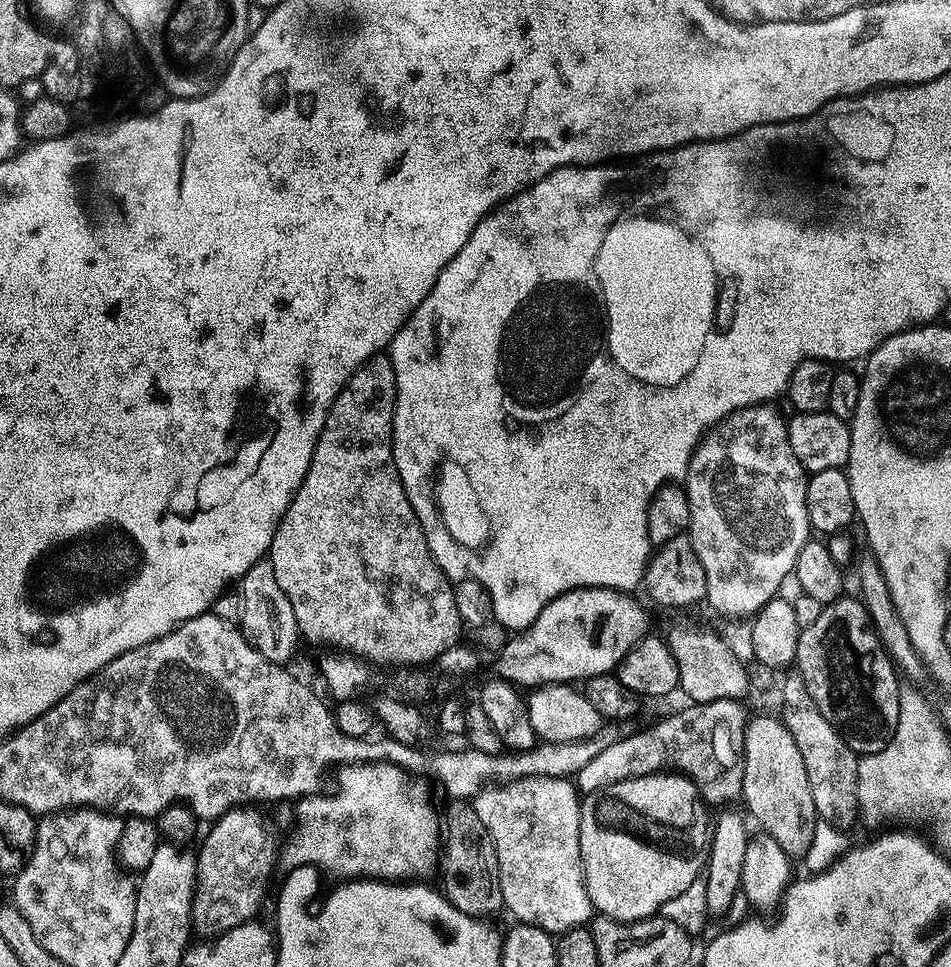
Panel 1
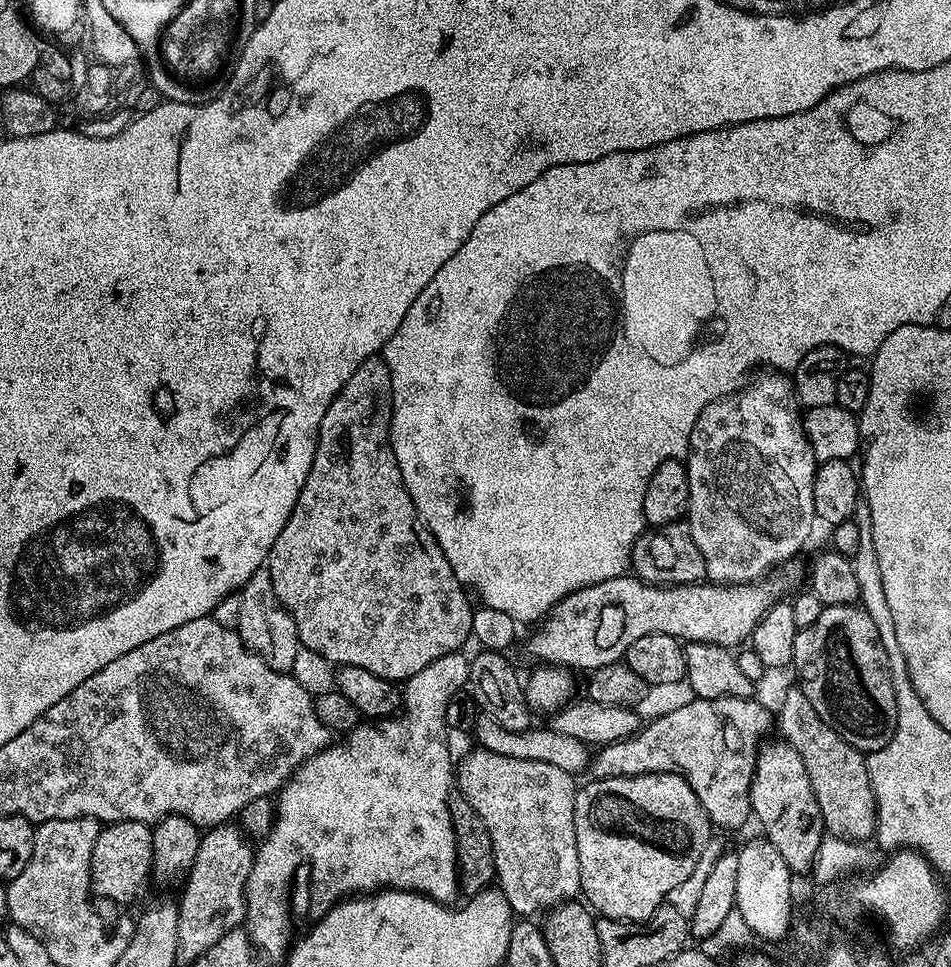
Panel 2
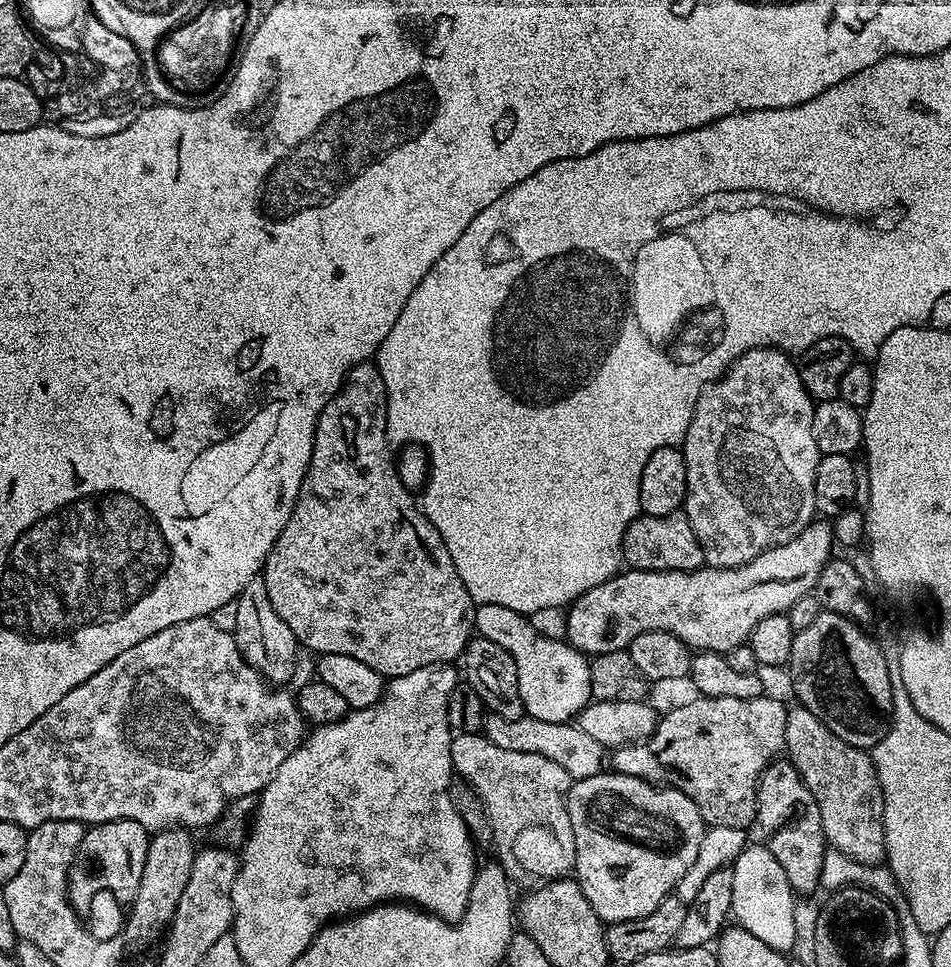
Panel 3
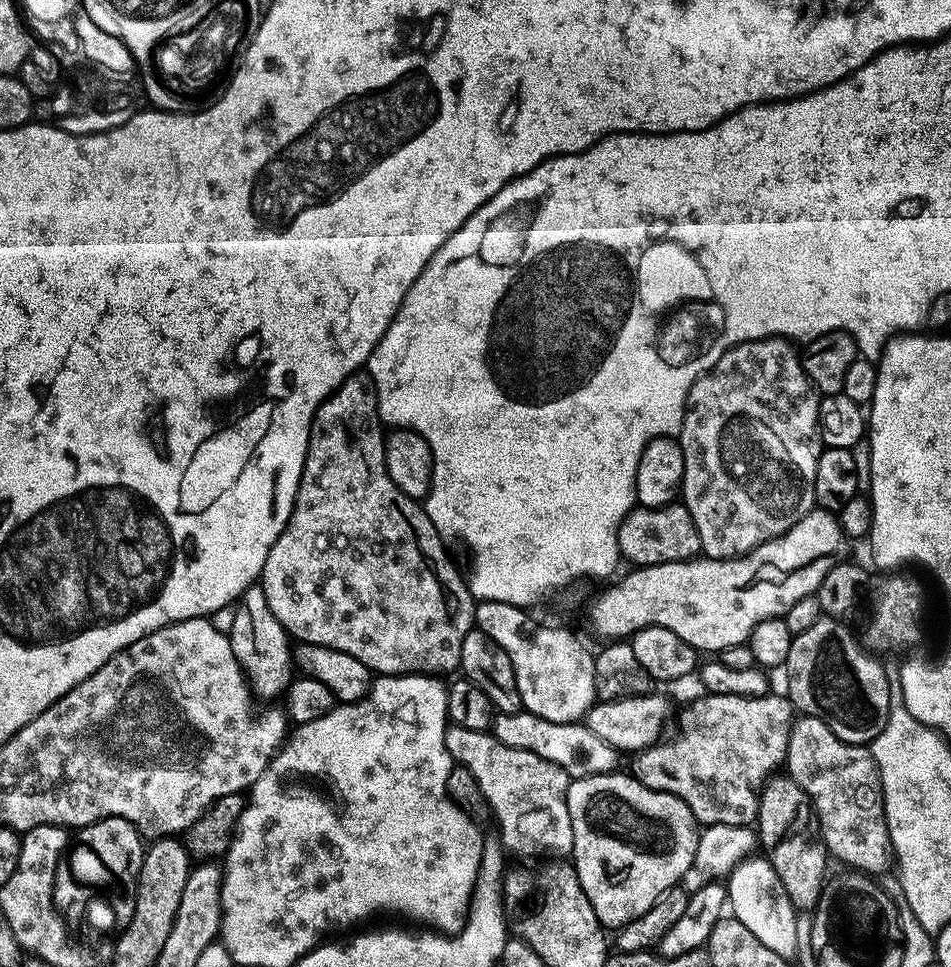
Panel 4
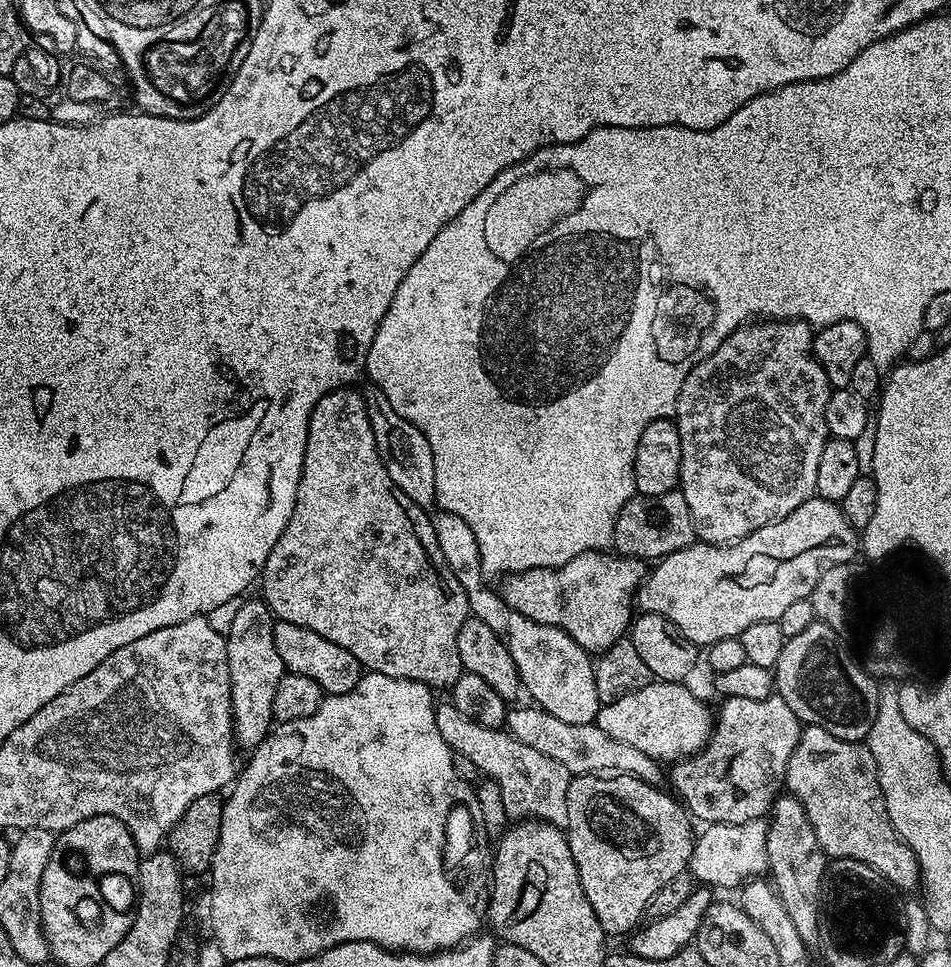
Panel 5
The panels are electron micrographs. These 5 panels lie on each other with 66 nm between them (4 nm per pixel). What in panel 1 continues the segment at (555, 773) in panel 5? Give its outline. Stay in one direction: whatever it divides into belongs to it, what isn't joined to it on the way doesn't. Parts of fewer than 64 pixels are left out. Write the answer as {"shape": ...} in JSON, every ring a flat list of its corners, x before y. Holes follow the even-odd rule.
{"shape":[[530,775,520,779,509,779,507,782,500,782,497,788,484,786,476,792,471,805,477,812,479,821,482,822,493,840,493,848,497,852,498,878,500,879,501,898,503,907,512,911,516,915,515,919,522,924,533,924,542,930,553,934,563,934,569,928,584,926,593,919,594,909,588,891,584,885,584,863,582,862,582,850,580,849,580,802,581,797,578,795,578,789,571,779,565,777,550,777]]}

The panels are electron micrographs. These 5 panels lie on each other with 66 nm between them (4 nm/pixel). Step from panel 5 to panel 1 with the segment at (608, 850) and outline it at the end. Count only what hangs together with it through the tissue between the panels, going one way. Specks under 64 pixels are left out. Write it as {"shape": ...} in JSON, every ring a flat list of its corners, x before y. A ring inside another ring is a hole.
{"shape":[[683,774,643,776,587,793,580,802,580,849,584,885,593,909,612,920,644,920,657,915,670,898,678,898,708,863,714,827,708,812,709,805,700,799,700,791]]}

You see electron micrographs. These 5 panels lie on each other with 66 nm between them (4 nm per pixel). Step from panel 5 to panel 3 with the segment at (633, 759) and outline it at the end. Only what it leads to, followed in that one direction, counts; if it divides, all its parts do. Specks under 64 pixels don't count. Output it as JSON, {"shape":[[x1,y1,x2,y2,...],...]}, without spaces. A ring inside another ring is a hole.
{"shape":[[488,714,484,717,482,732,490,742,494,742,494,746,502,746,502,750,518,750,522,754,542,754,542,758,558,762,558,766,562,766,562,770,566,770,566,774,573,781,597,776,606,764,604,745,594,742,590,734,586,734,572,722,567,724,542,722,527,714,518,717,517,720,511,720]]}

